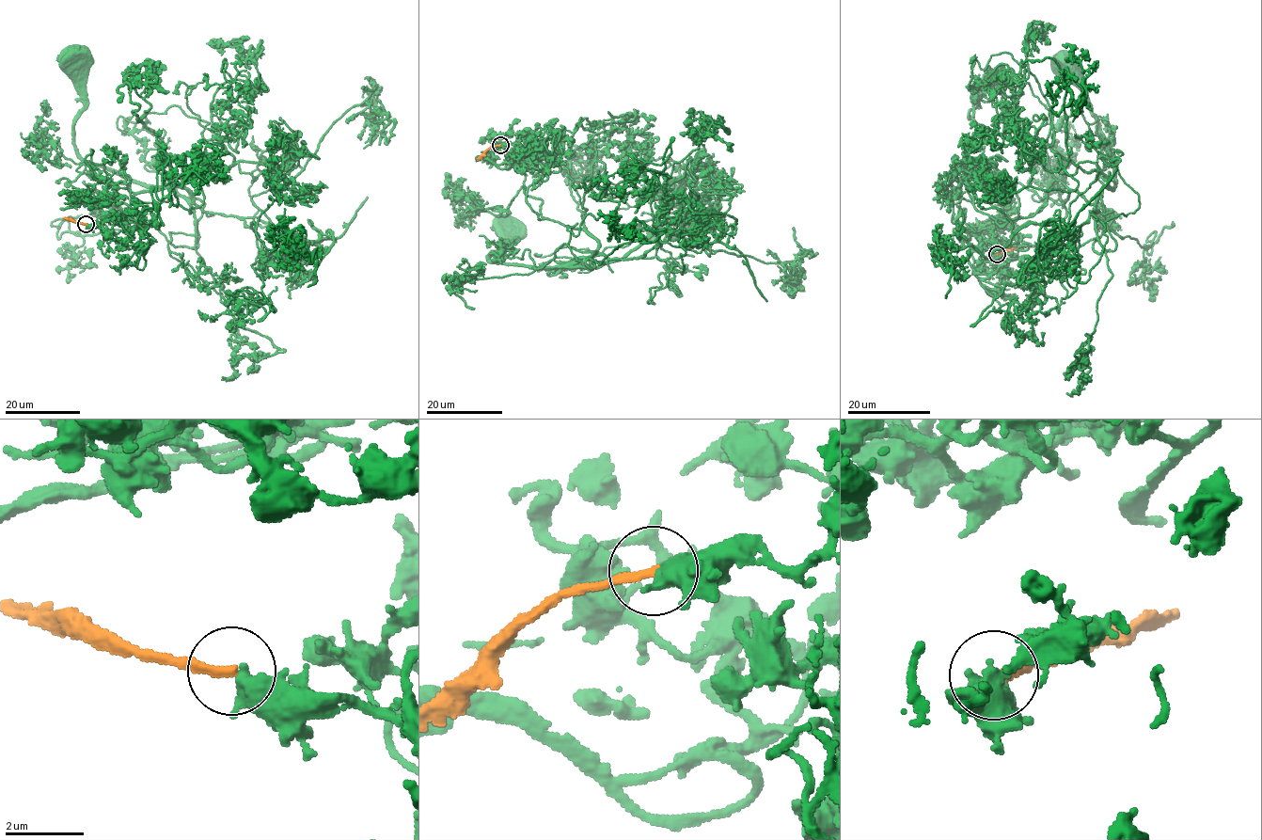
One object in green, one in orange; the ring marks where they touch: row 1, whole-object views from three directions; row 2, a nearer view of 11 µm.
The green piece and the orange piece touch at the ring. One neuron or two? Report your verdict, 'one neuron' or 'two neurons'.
two neurons

